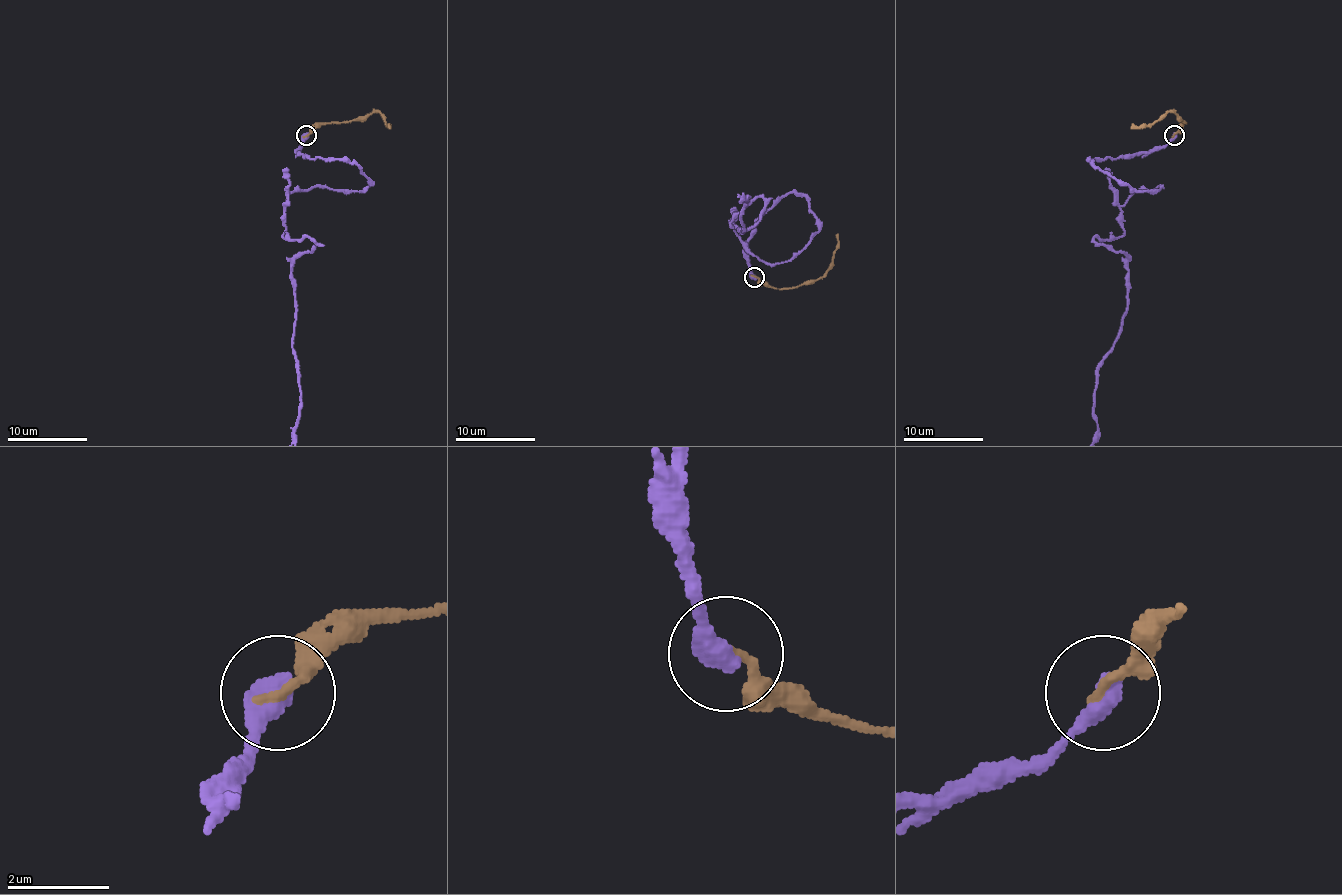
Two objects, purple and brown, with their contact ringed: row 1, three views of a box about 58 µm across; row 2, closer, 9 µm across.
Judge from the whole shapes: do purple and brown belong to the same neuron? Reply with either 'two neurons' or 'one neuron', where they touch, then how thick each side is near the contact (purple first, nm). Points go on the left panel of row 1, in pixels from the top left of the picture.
two neurons; at (306, 135); 500 nm thick on the purple side, 200 nm on the other

